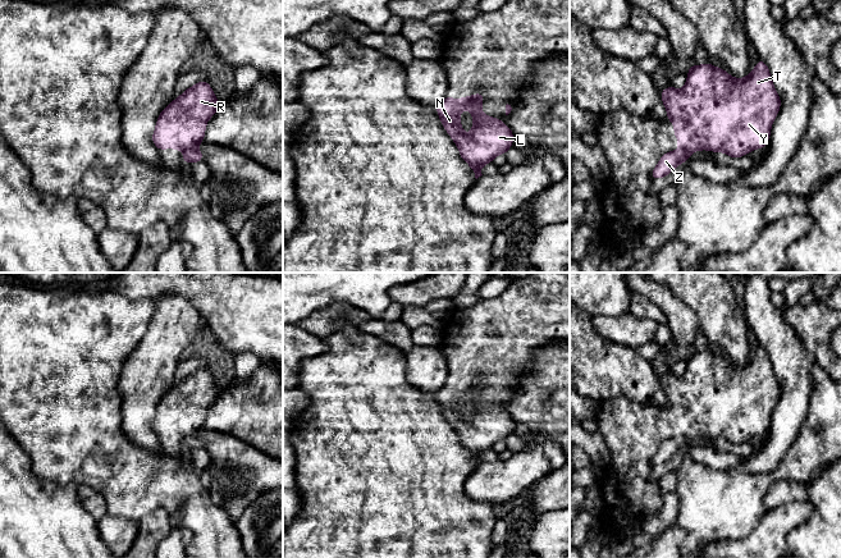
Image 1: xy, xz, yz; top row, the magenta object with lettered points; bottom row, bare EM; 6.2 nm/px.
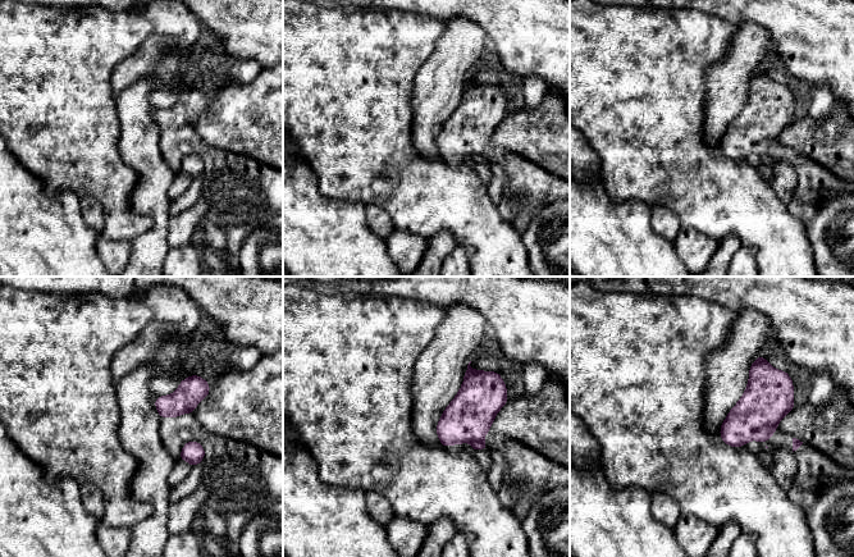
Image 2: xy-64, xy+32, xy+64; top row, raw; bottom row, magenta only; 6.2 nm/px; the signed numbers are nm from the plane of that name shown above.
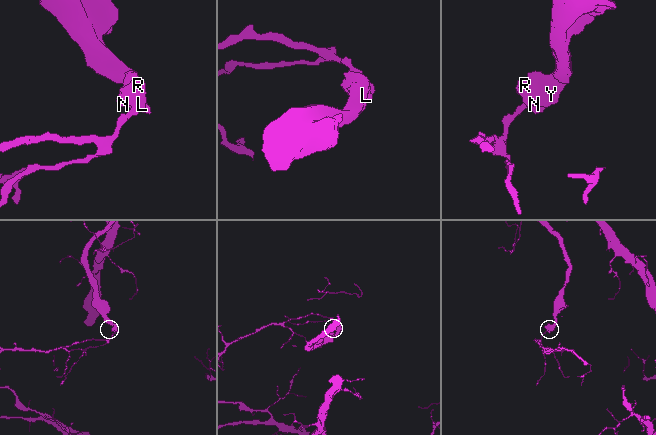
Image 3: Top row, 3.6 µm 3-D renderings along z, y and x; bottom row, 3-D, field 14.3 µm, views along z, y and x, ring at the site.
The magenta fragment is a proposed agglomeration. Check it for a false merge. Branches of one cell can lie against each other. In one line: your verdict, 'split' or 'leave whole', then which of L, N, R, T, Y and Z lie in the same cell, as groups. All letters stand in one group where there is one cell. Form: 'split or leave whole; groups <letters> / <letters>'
split; groups L N R T Y / Z

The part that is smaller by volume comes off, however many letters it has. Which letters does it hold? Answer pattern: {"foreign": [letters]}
{"foreign": ["L", "N", "R", "T", "Y"]}

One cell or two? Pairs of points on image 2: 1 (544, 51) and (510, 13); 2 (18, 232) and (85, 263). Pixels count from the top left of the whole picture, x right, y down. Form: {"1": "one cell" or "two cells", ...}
{"1": "one cell", "2": "one cell"}

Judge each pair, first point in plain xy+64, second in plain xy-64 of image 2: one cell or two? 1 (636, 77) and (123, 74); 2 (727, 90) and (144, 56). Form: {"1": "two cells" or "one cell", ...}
{"1": "two cells", "2": "two cells"}

